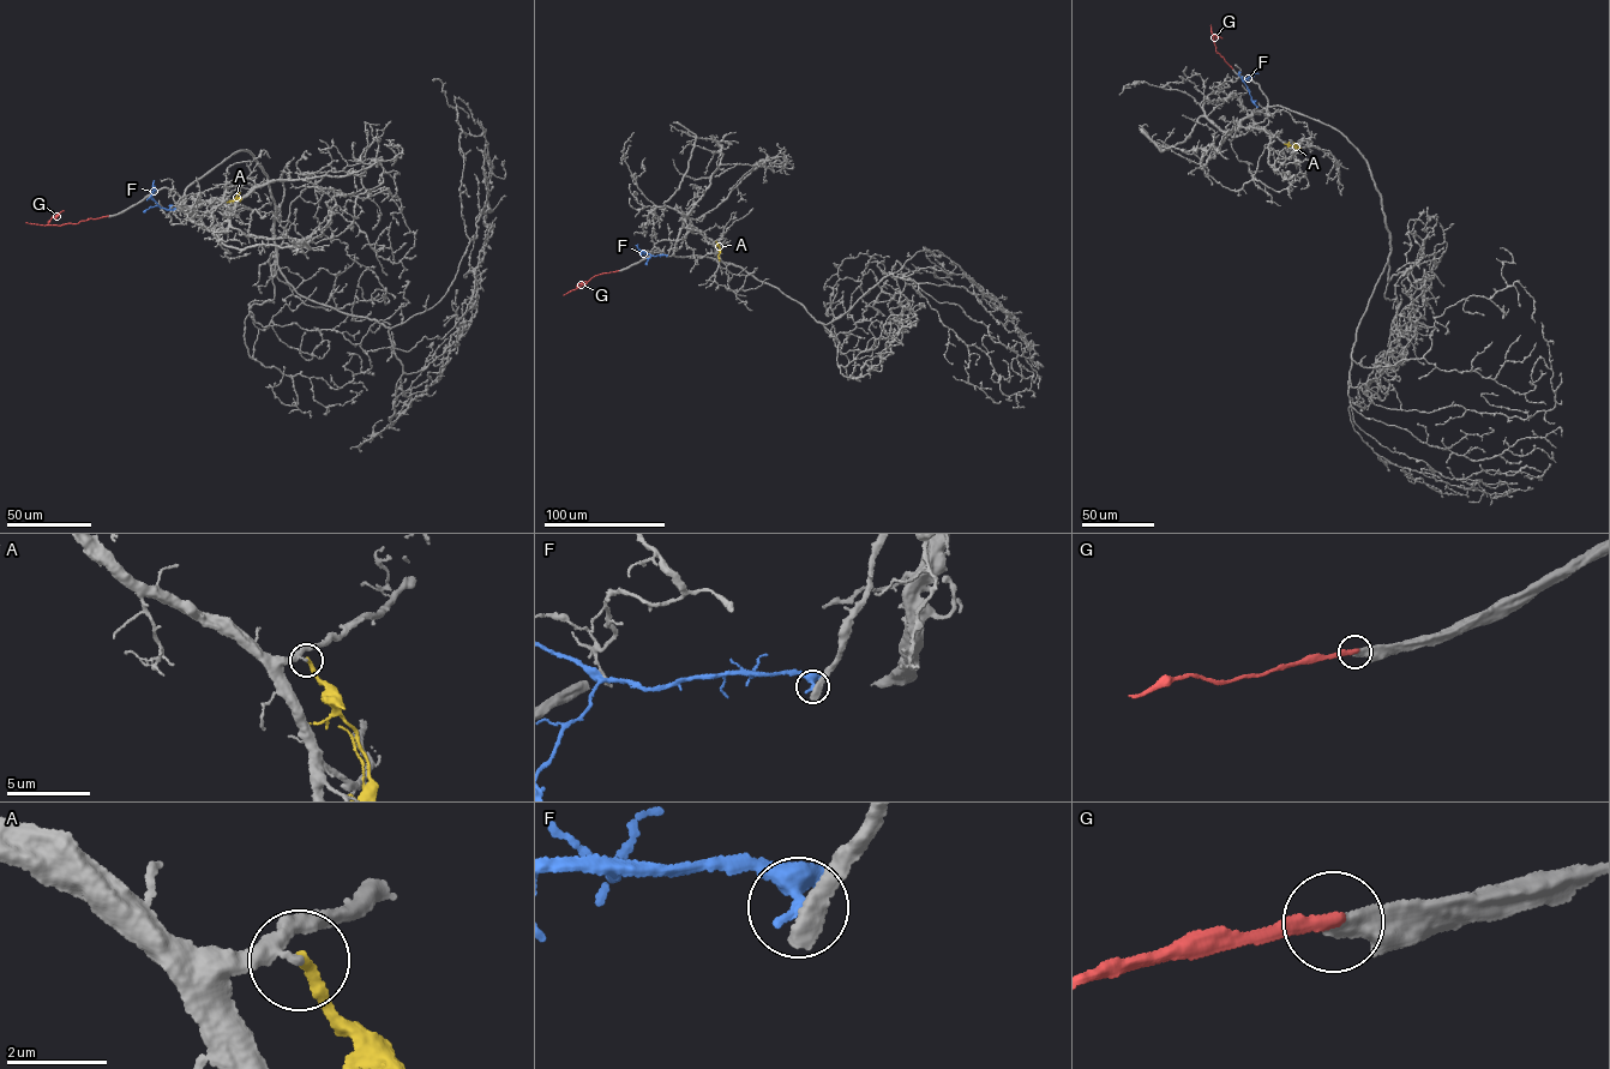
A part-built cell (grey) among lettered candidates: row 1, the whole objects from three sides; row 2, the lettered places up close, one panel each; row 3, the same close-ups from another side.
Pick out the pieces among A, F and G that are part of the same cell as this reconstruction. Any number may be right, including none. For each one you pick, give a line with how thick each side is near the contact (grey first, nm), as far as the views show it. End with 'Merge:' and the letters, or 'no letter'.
Merge: no letter

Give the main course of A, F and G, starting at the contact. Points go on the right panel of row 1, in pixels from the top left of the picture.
A: (1284, 144), (1301, 149)
F: (1256, 107), (1243, 80), (1259, 73)
G: (1232, 68), (1215, 52), (1213, 36), (1221, 38)

